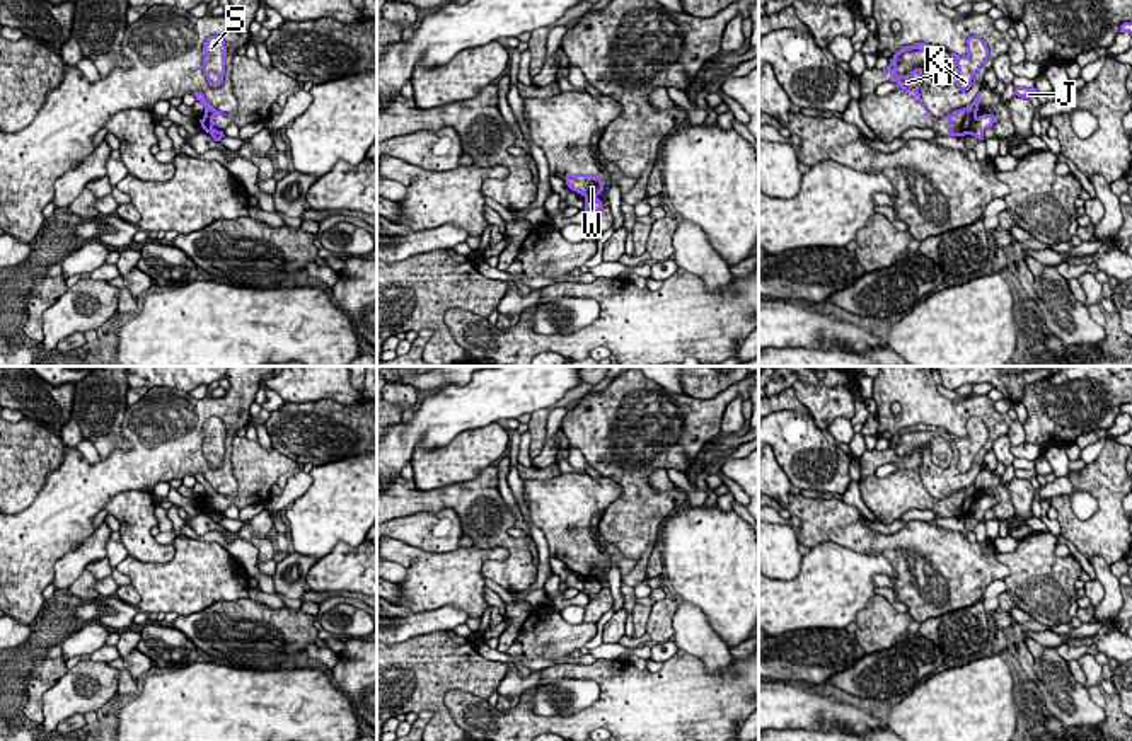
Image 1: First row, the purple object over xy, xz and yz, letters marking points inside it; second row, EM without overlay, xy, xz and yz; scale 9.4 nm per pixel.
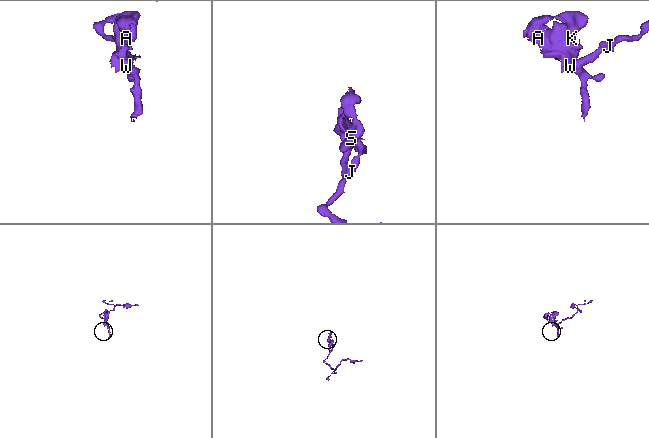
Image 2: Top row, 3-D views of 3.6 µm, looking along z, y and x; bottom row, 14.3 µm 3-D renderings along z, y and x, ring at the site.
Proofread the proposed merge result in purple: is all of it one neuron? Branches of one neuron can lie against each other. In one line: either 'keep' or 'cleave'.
cleave

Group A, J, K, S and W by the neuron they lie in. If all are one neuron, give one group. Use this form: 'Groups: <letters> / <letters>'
Groups: A K S W / J

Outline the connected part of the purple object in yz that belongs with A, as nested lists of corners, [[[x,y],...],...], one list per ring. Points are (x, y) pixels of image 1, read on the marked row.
[[[915,43],[914,46],[904,46],[904,48],[900,48],[893,55],[893,58],[890,60],[890,65],[887,68],[883,68],[883,73],[890,73],[892,75],[890,82],[895,82],[897,83],[897,89],[904,89],[905,92],[914,92],[917,95],[917,104],[921,104],[924,107],[926,116],[933,116],[926,109],[926,106],[924,106],[924,102],[921,99],[921,94],[919,94],[919,87],[922,83],[922,68],[915,68],[915,70],[912,70],[907,75],[898,75],[897,73],[897,60],[898,60],[898,56],[902,53],[905,53],[905,51],[910,51],[910,49],[919,49],[919,51],[931,49],[931,51],[934,51],[936,46],[934,44],[927,44],[927,43]]]

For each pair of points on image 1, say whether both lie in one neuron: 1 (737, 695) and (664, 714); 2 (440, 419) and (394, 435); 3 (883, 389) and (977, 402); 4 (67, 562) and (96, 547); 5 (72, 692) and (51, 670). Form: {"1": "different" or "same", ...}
{"1": "same", "2": "same", "3": "same", "4": "same", "5": "different"}

